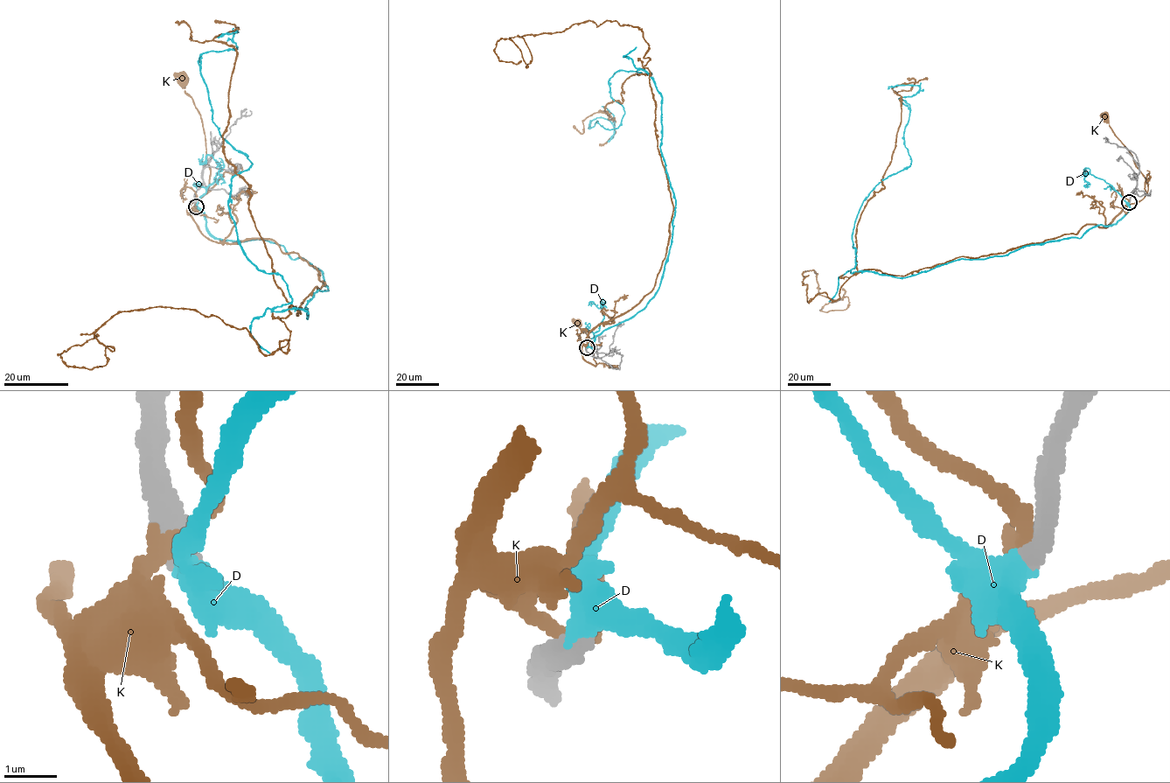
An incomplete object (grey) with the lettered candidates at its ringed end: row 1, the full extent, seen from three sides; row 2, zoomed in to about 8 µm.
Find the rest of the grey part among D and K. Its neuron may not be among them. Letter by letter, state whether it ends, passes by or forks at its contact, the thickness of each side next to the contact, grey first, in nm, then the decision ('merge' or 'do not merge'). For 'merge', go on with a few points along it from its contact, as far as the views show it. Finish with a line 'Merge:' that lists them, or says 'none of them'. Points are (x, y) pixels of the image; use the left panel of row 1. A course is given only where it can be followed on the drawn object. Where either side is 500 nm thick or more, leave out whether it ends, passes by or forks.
D: 460/550 nm | merge | via (196, 206), (322, 271), (307, 318), (238, 240), (217, 38)
K: it passes by | 480/300 nm | do not merge
Merge: D

